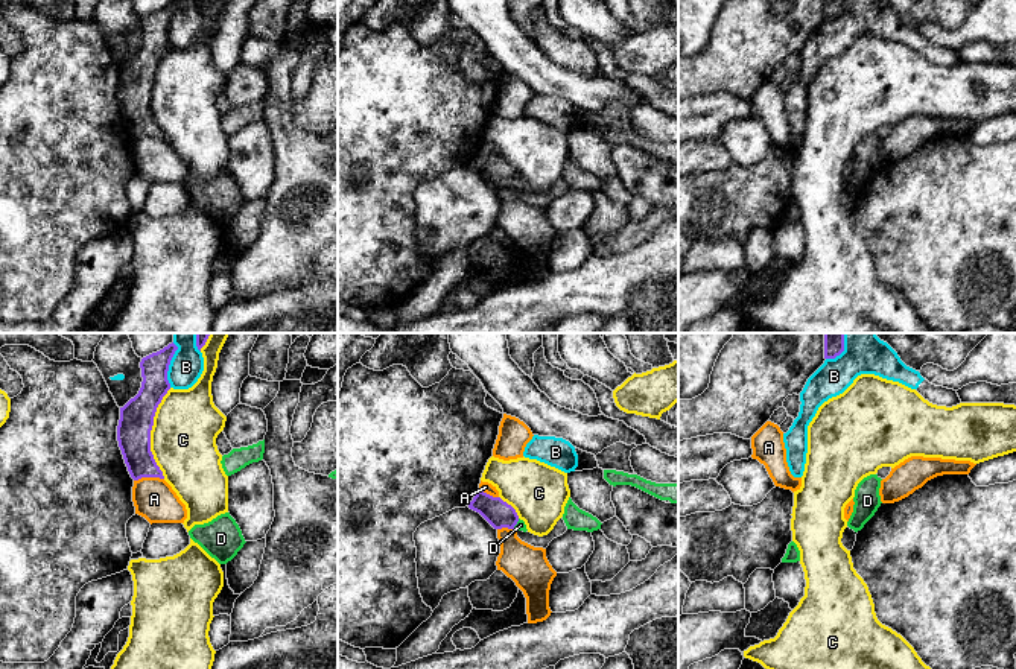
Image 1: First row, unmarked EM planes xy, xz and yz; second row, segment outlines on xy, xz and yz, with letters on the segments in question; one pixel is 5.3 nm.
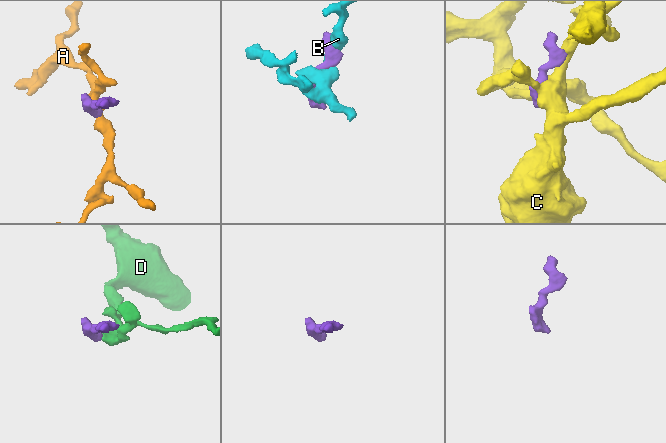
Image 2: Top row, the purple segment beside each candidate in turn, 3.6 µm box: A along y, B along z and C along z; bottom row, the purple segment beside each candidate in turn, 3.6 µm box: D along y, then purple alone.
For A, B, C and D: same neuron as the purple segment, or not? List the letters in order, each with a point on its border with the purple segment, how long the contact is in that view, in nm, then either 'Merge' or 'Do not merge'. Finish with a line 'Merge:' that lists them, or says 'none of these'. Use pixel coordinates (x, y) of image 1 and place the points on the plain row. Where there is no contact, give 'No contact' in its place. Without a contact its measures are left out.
A: Touches purple at xy (148, 136). Shared border 160 nm. Do not merge
B: Touches purple at xy (169, 23). Shared border 240 nm. Do not merge
C: Touches purple at xy (149, 93). Shared border 480 nm. Do not merge
D: Touches purple at xz (516, 183). Shared border 70 nm. Merge
Merge: D

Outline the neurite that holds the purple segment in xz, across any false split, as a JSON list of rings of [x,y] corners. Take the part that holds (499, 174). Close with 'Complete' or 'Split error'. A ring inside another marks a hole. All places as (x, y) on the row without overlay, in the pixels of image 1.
[[[482,149],[468,164],[470,169],[479,172],[494,189],[517,189],[526,192],[526,184],[519,178],[516,169],[503,161],[500,157],[493,157]]]. Split error

